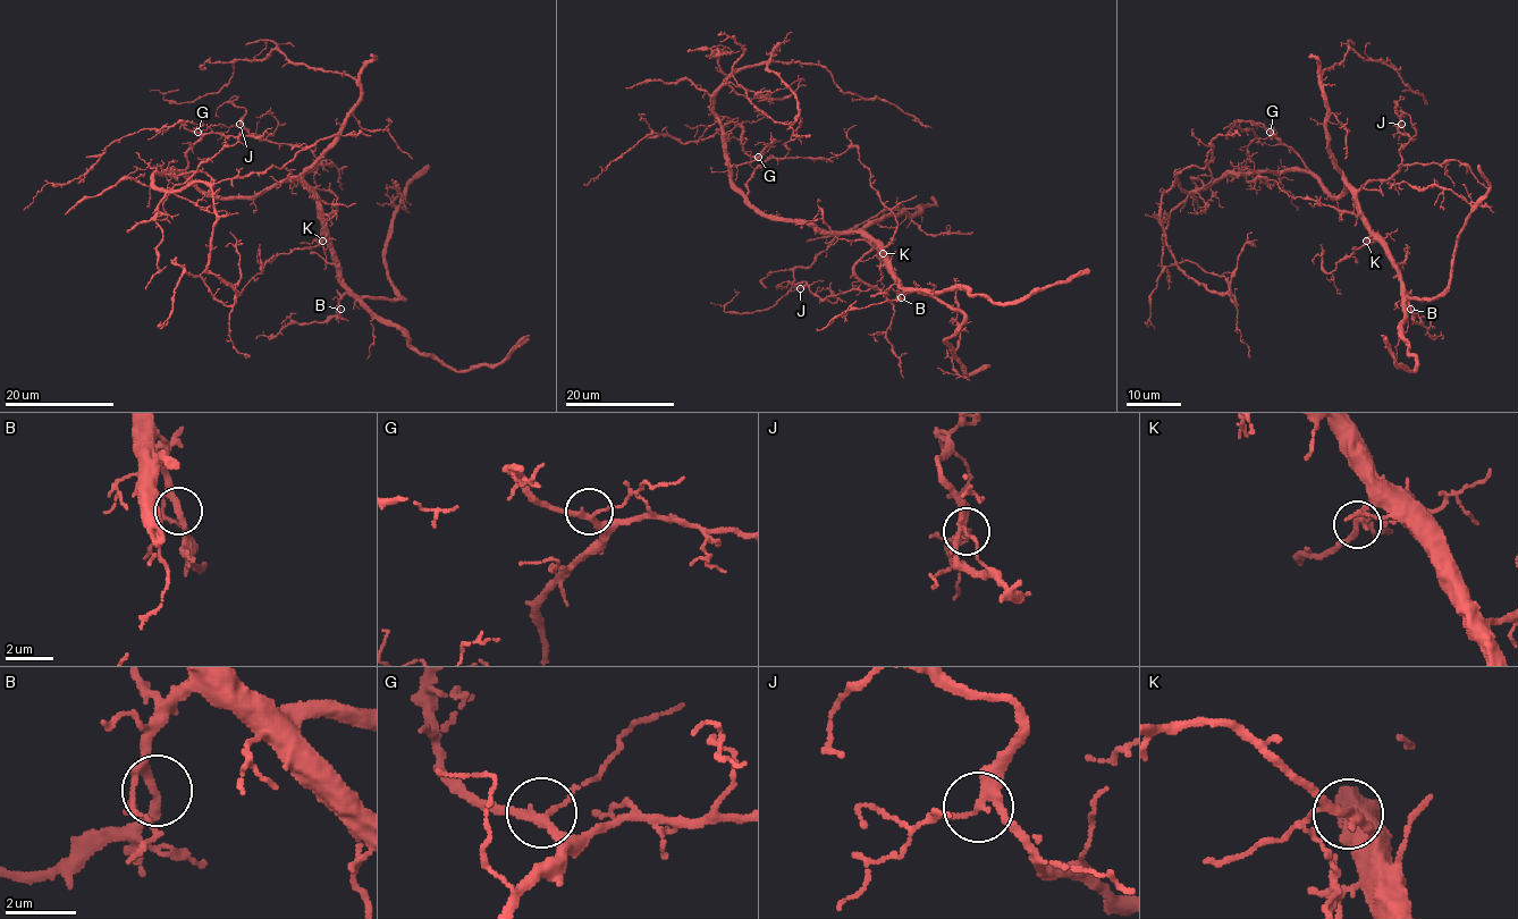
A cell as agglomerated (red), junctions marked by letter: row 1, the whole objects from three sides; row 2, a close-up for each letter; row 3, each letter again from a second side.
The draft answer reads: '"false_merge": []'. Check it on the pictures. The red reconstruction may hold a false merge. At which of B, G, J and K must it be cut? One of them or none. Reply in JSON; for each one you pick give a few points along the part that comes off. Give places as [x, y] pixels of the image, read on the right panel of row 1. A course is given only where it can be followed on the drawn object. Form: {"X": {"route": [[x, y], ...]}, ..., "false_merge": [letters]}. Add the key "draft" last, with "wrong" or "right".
{"false_merge": [], "draft": "right"}

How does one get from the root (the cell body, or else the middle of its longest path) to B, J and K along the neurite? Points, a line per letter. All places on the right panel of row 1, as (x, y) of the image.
B: (1305, 173), (1333, 196), (1343, 190), (1344, 180), (1356, 196), (1367, 230), (1382, 246), (1396, 269), (1410, 309)
J: (1305, 173), (1333, 196), (1343, 180), (1357, 190), (1386, 180), (1411, 140), (1401, 124)
K: (1305, 173), (1333, 196), (1343, 190), (1344, 180), (1356, 196), (1360, 217), (1369, 234), (1367, 241)

